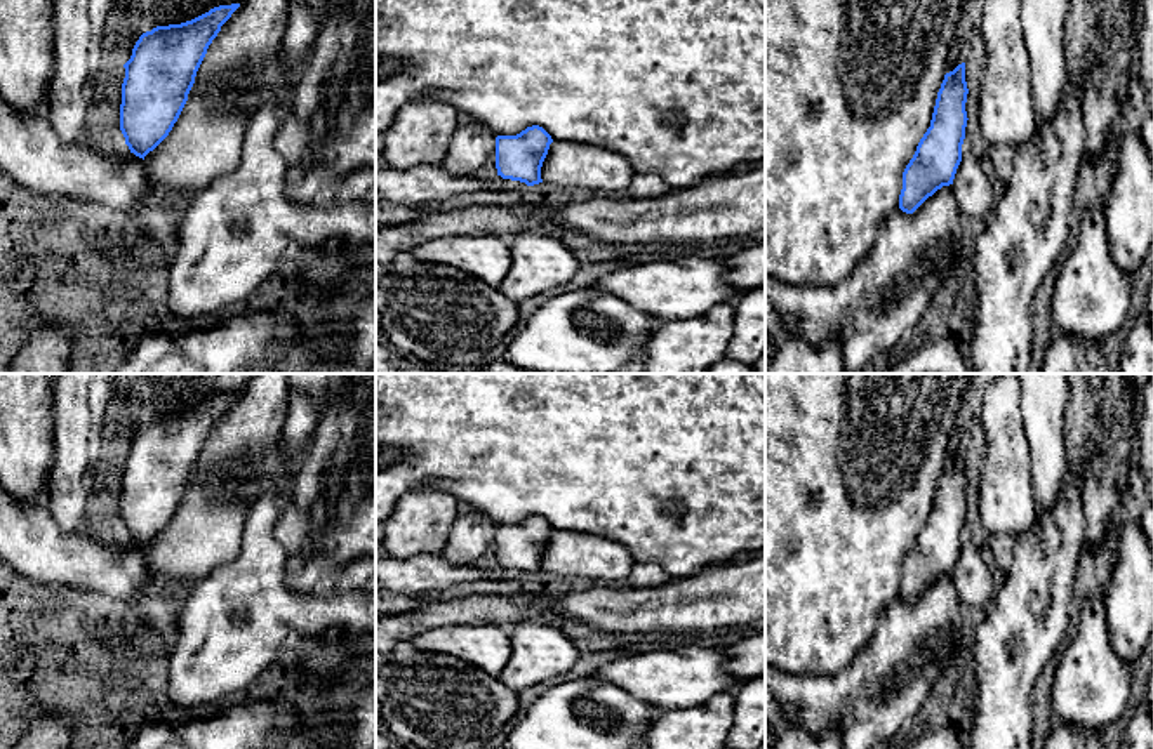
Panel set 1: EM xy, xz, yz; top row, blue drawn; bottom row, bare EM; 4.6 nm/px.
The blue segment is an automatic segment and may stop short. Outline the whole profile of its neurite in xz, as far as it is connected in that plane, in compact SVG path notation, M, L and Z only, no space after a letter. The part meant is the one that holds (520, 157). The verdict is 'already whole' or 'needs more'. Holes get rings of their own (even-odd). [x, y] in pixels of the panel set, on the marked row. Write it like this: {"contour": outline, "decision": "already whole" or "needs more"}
{"contour": "M539 125L527 127L517 136L497 136L497 176L525 182L527 186L543 182L541 167L551 143L551 136Z", "decision": "already whole"}

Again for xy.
{"contour": "M219 5L191 21L157 26L139 36L123 64L120 104L120 130L130 153L144 160L169 136L209 45L238 7Z", "decision": "already whole"}

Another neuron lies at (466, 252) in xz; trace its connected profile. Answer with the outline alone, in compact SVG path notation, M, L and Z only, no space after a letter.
M440 236L414 249L419 259L435 259L452 264L489 285L499 287L511 268L508 238L501 236Z

